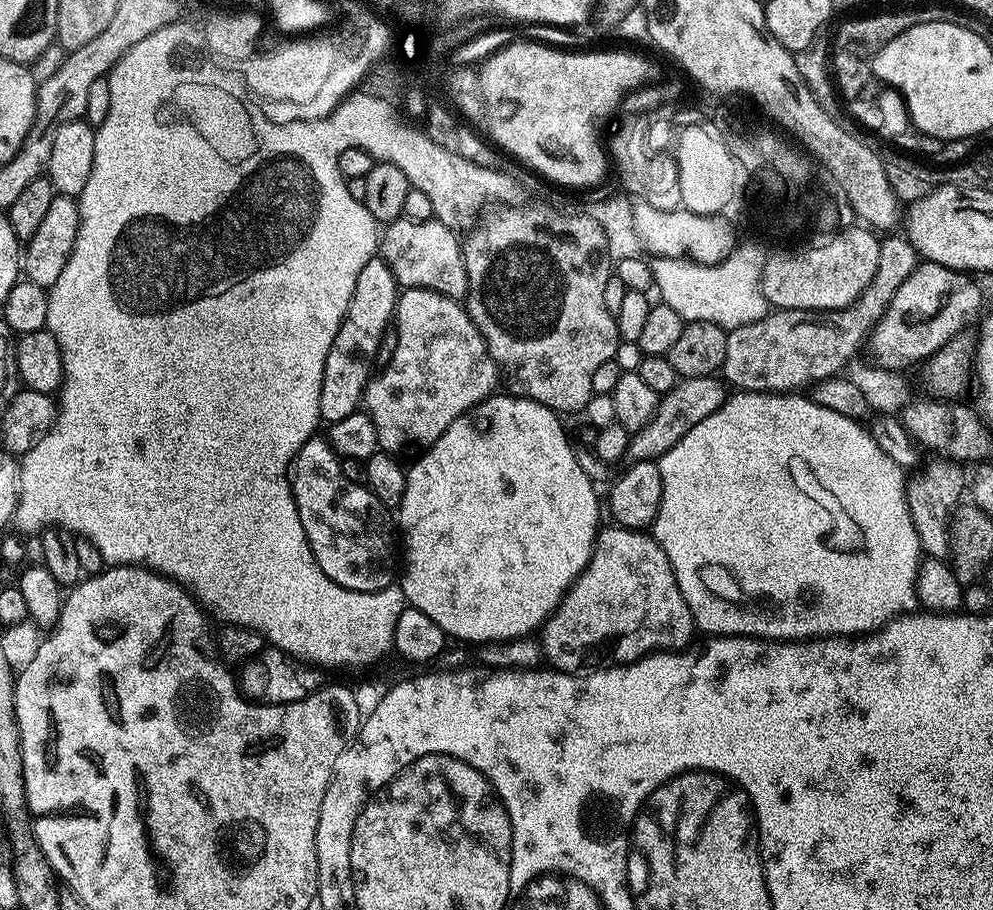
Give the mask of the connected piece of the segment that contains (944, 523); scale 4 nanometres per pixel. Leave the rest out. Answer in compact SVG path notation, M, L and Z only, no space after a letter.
M947 458L932 459L934 460L925 468L917 467L907 477L904 489L906 506L910 510L910 522L914 522L914 530L918 530L921 553L933 560L943 560L948 556L948 523L966 496L966 476L964 480L964 472L960 469L963 467L957 461Z

